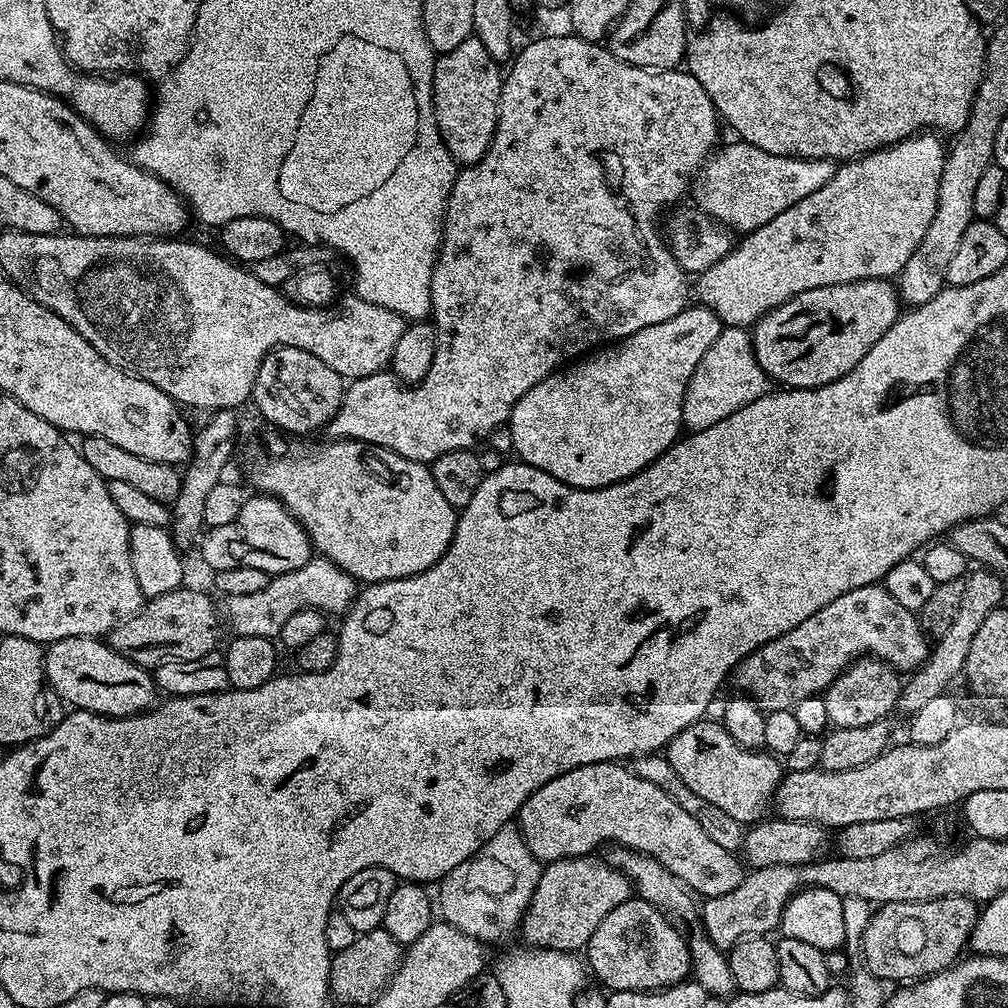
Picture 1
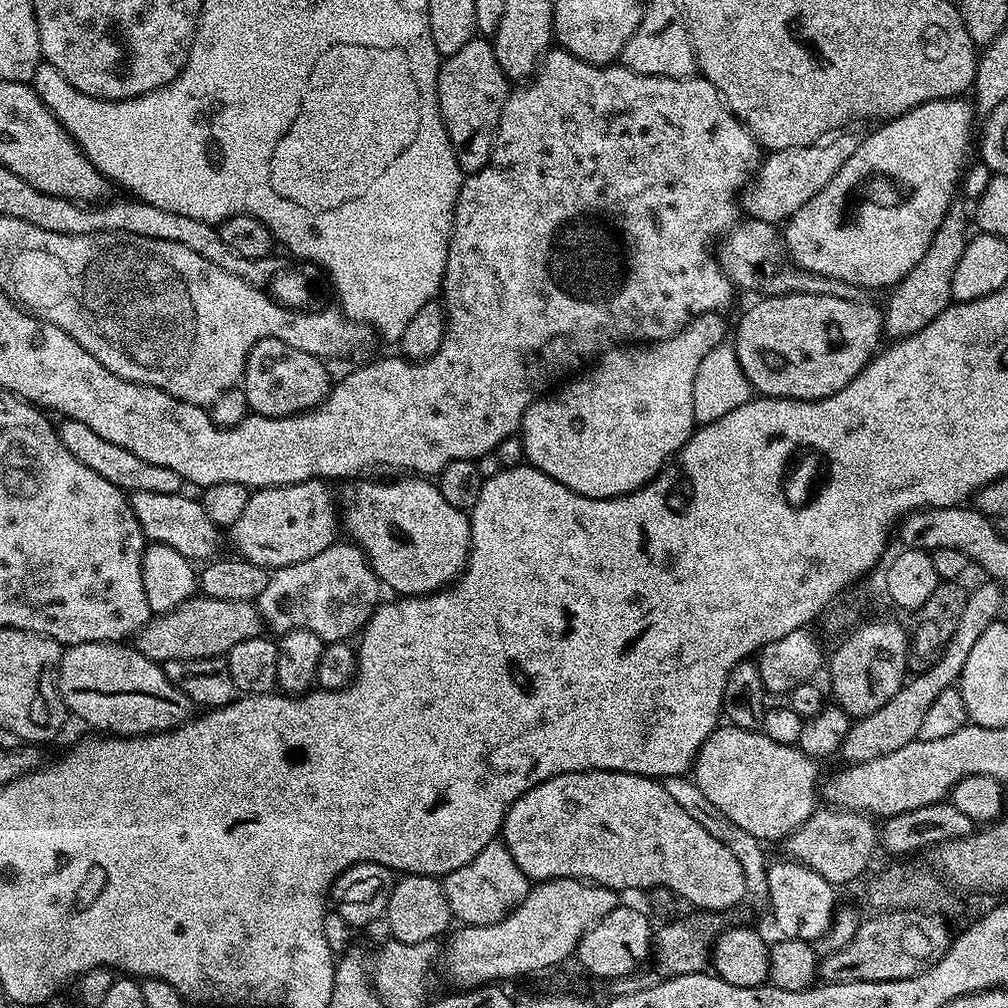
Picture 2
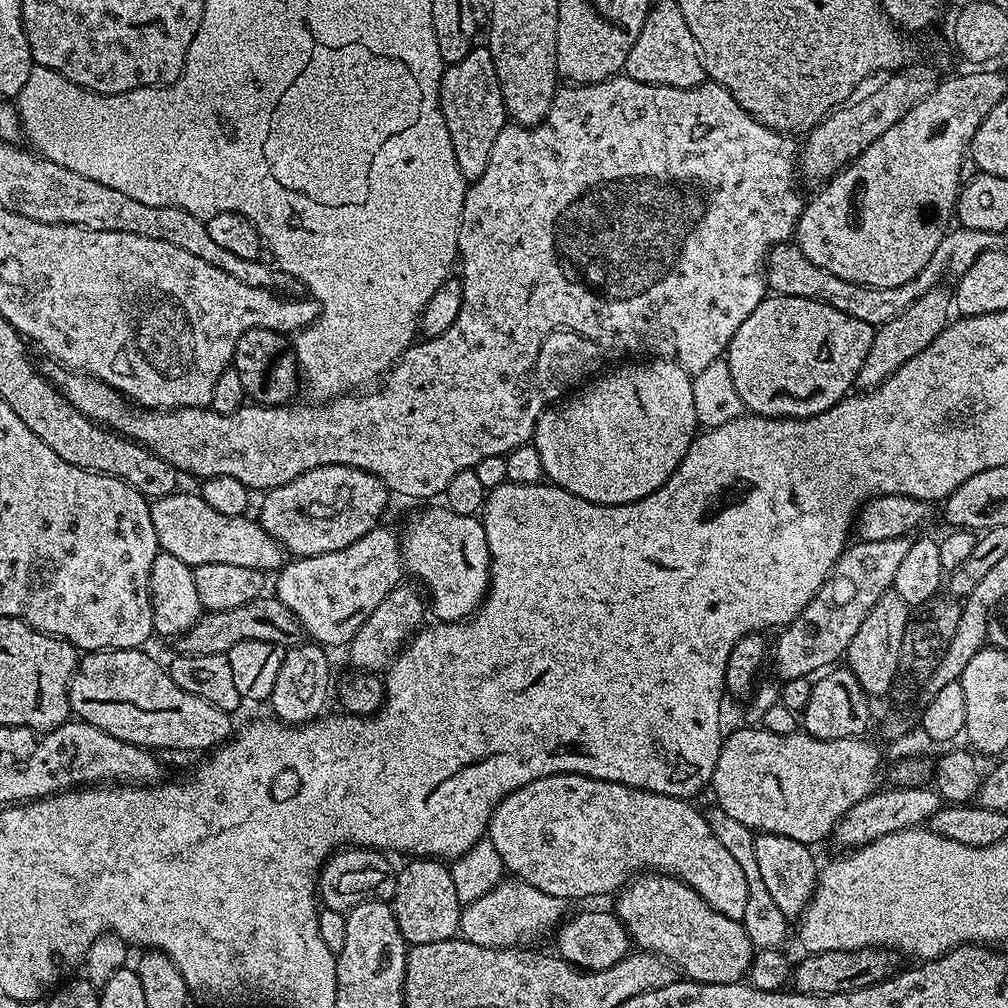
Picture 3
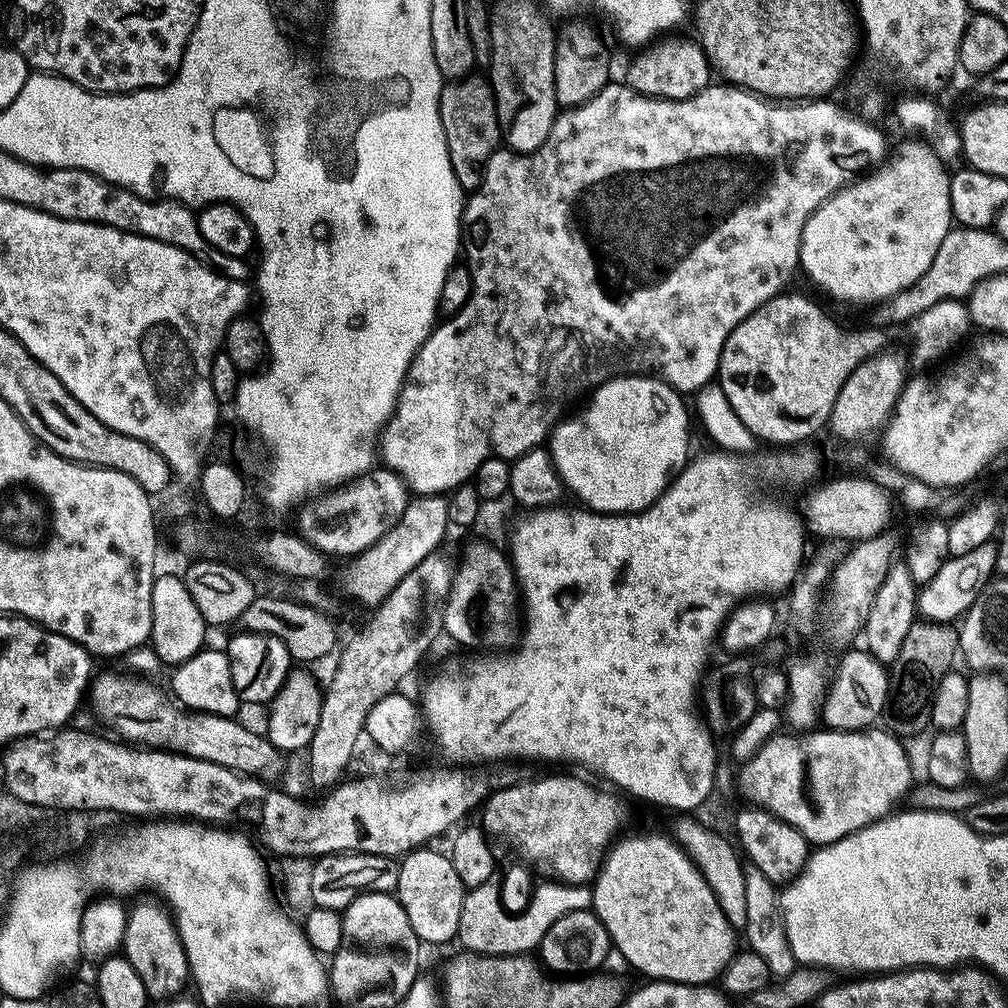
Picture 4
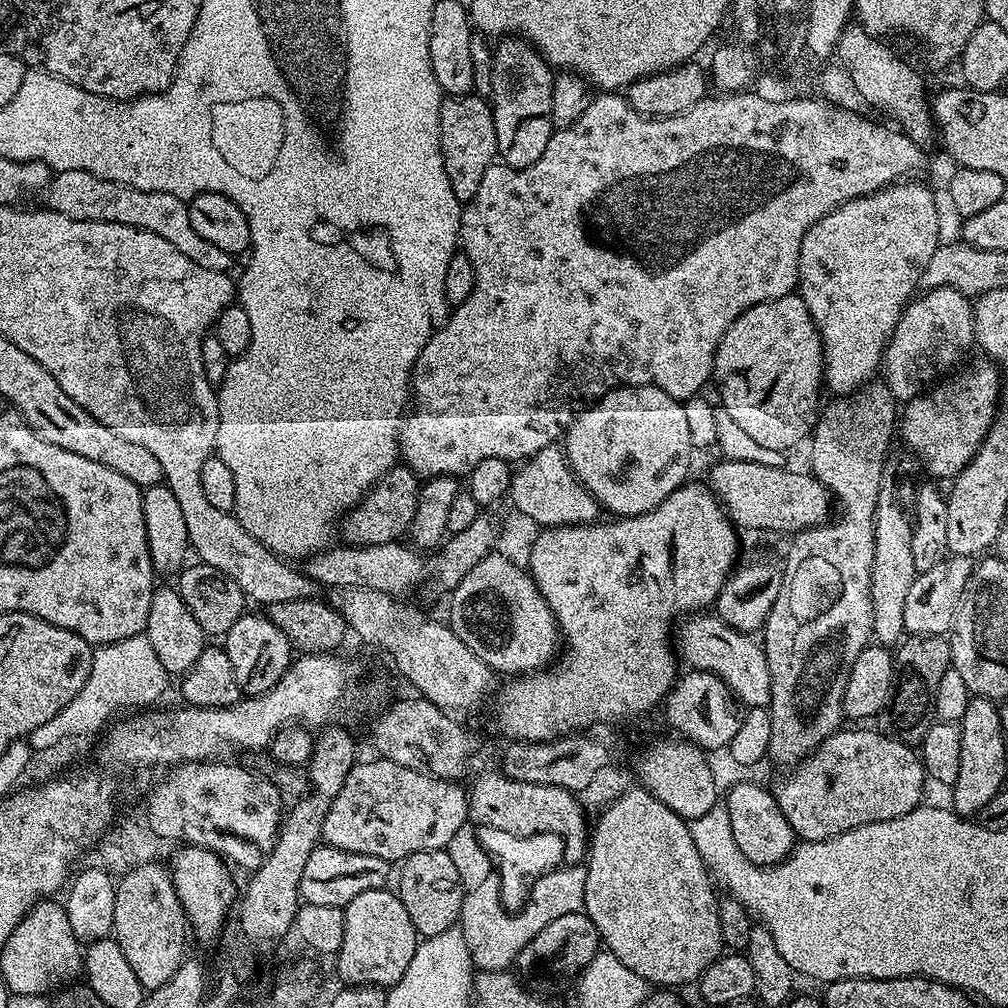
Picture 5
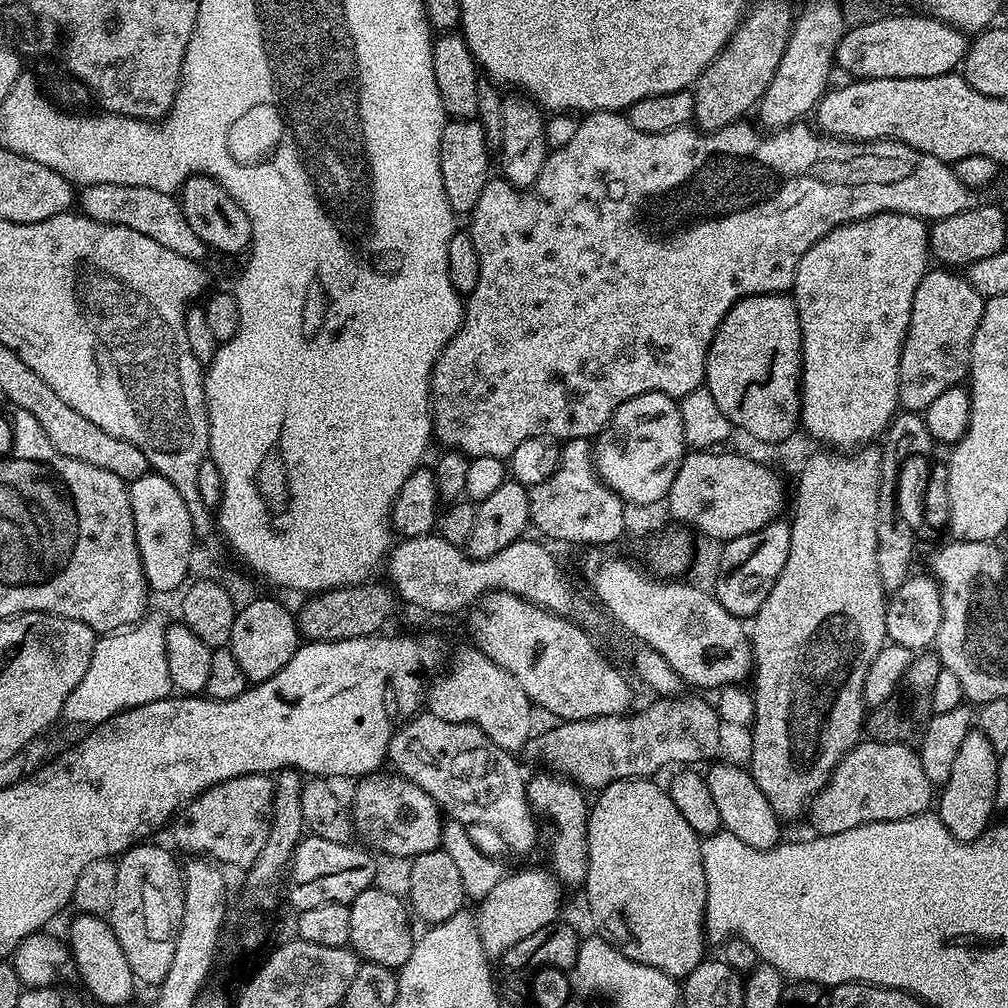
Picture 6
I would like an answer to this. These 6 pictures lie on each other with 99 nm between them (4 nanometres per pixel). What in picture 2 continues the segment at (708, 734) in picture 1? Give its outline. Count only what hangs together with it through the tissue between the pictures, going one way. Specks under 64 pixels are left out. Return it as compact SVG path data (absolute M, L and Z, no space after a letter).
M725 723L717 726L710 738L706 738L696 755L696 763L690 769L690 776L696 781L698 790L702 790L706 799L714 802L714 806L718 806L718 810L722 810L730 822L742 826L742 830L750 830L750 834L754 834L754 838L761 842L780 842L798 826L802 826L802 822L806 822L806 818L810 818L818 807L816 796L818 800L818 781L821 776L816 768L819 768L817 761L810 759L795 744L783 745L774 742L774 738L761 730L735 728L733 724Z

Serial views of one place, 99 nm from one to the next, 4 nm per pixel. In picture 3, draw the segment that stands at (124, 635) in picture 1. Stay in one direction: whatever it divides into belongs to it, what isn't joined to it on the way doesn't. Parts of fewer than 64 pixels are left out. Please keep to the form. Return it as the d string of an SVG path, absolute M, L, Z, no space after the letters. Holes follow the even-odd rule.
M265 594L256 600L246 602L246 606L234 606L234 610L218 610L217 612L204 612L190 626L190 630L179 637L179 651L181 653L197 656L198 654L228 653L238 642L257 640L270 642L281 646L293 646L301 643L302 629L298 618L275 595ZM301 636L301 637L300 637Z

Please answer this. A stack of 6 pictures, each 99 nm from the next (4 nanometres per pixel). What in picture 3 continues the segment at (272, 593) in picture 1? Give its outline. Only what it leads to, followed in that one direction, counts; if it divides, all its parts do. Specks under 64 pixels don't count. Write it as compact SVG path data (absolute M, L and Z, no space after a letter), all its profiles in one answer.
M384 527L373 528L342 550L292 558L279 569L274 595L296 615L301 629L307 635L309 632L316 644L329 649L351 644L362 622L378 610L378 602L401 583L400 536Z

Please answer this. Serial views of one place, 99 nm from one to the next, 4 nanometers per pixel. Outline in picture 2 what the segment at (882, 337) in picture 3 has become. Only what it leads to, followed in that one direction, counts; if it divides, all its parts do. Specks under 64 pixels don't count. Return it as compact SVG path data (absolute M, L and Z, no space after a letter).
M960 202L953 203L946 218L942 218L942 226L938 226L926 254L922 254L918 261L918 266L914 266L914 270L910 270L910 274L906 274L906 278L902 278L891 289L888 309L885 307L882 312L885 337L892 336L888 338L897 341L913 336L930 326L930 322L934 322L934 318L938 318L938 314L942 314L942 310L953 303L950 282L954 278L954 269L962 258L962 250L966 250L970 239L968 224L970 228L969 213L968 216L964 213Z

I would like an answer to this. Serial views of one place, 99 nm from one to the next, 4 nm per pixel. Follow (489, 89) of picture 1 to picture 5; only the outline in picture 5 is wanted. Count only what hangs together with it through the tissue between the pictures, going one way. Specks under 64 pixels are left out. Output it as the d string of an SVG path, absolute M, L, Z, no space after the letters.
M469 94L441 99L440 153L450 190L454 190L462 202L472 200L474 194L478 194L486 170L497 159L492 106L485 97Z

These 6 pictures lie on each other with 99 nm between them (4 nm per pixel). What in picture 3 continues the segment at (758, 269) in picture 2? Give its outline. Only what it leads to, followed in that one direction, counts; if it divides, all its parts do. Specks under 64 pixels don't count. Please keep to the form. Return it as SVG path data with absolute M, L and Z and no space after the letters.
M959 226L953 227L944 235L938 250L926 262L924 269L910 282L902 282L902 286L866 286L846 282L846 278L838 278L838 274L830 274L830 270L822 270L822 266L814 266L806 254L802 254L800 247L794 242L775 244L768 252L766 261L766 284L773 293L782 296L797 296L798 298L810 298L823 304L834 306L834 310L842 310L842 314L850 314L850 318L858 318L873 326L879 326L890 322L890 318L898 318L902 310L906 310L926 290L937 287L940 280L949 272L952 278L959 278L966 274L970 266L983 252L994 252L1005 247L1003 232L987 232L986 230L970 230Z

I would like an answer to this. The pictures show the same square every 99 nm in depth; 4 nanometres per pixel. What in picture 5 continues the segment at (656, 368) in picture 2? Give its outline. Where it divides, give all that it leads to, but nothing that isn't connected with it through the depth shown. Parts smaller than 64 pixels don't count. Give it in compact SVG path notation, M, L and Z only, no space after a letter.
M650 384L641 388L613 388L595 404L585 407L564 433L562 447L584 489L600 503L601 509L609 508L616 518L646 514L674 494L689 479L688 455L694 452L683 403Z

